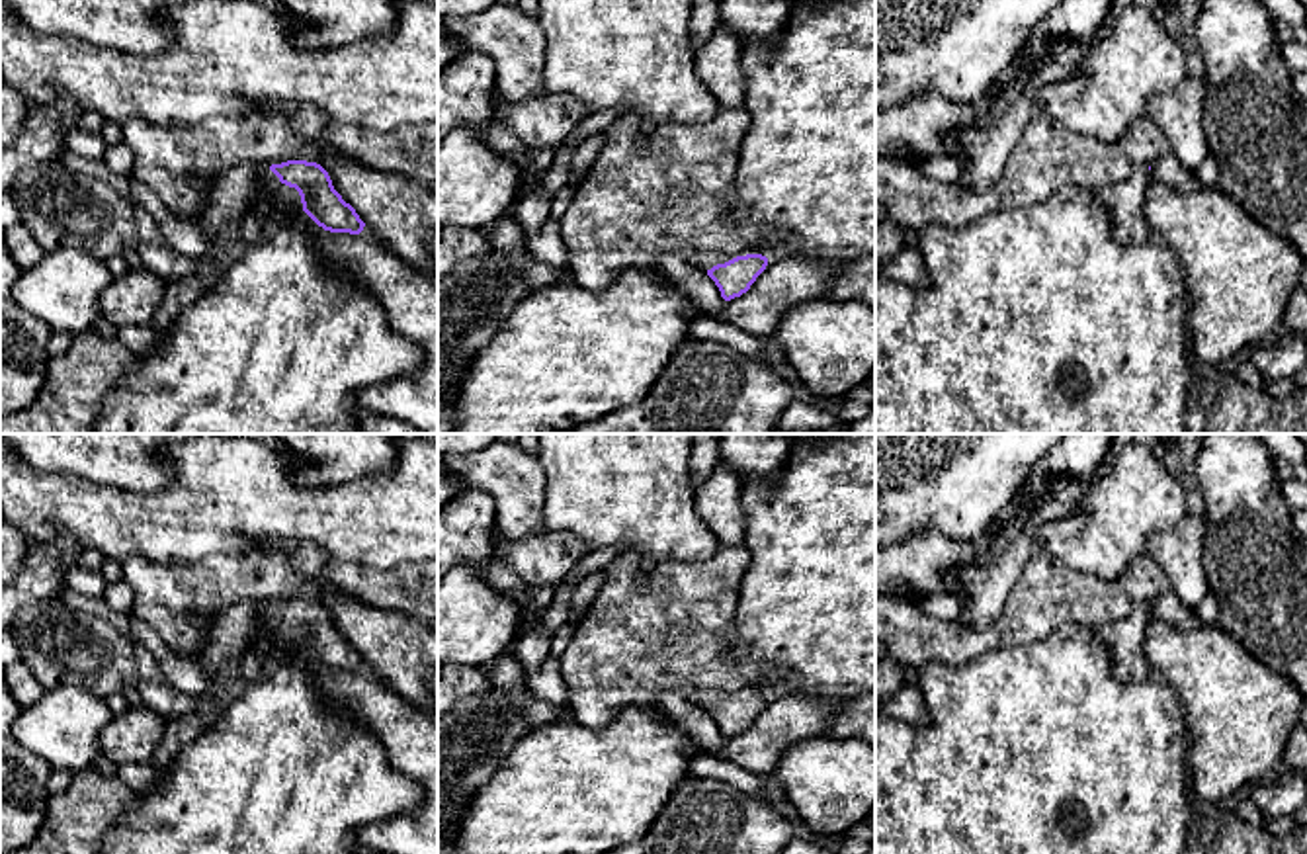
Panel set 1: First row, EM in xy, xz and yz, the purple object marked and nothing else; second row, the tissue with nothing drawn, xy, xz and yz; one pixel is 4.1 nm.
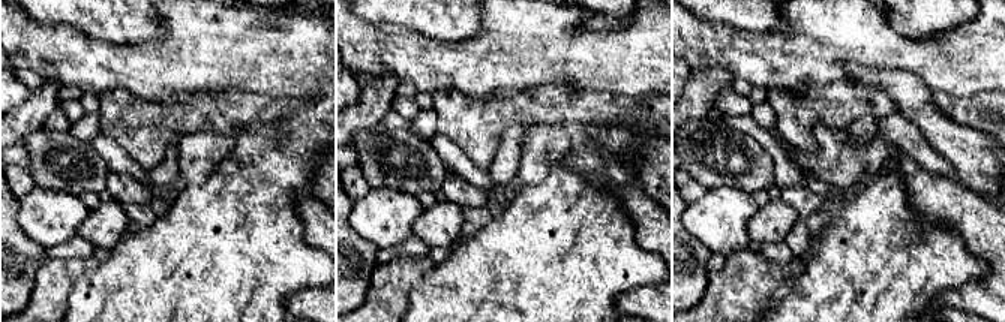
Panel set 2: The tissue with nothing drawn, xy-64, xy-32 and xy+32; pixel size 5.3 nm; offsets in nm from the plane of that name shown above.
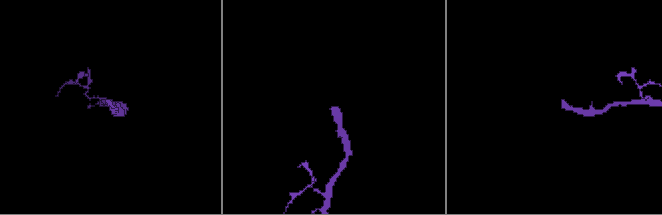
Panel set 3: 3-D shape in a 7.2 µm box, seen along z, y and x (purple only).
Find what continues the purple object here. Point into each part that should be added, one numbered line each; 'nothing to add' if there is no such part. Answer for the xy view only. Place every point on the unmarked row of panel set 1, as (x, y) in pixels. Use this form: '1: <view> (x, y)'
1: xy (286, 640)

